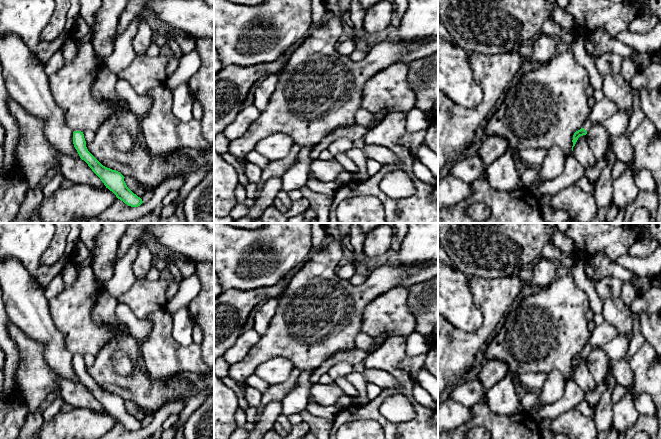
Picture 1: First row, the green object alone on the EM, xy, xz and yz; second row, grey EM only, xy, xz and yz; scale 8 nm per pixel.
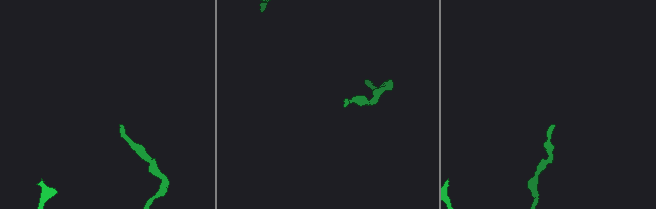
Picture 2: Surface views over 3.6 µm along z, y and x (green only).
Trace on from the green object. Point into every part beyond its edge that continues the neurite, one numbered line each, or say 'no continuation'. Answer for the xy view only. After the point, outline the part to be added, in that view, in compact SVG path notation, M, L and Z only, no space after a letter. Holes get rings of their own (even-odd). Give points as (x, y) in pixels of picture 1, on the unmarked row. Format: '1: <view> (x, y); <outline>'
no continuation

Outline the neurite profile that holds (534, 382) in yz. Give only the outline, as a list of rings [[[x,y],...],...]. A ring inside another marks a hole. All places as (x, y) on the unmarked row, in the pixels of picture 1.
[[[523,373],[517,377],[526,390],[539,393],[546,380],[544,373]]]

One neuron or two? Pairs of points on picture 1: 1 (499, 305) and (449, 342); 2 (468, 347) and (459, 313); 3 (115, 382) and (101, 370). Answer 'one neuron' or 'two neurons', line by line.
1: one neuron
2: two neurons
3: one neuron

